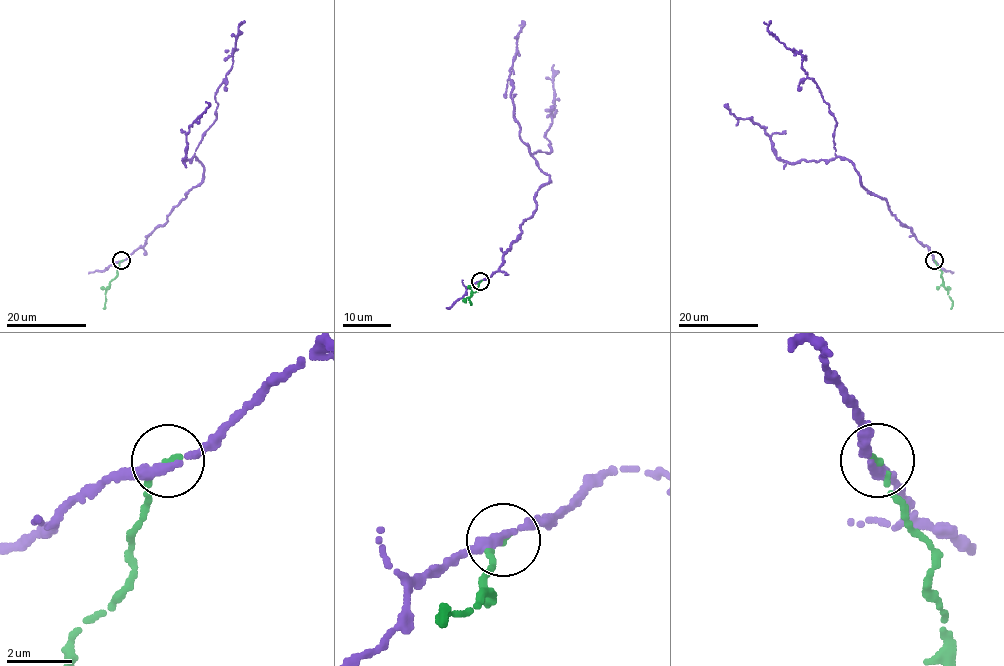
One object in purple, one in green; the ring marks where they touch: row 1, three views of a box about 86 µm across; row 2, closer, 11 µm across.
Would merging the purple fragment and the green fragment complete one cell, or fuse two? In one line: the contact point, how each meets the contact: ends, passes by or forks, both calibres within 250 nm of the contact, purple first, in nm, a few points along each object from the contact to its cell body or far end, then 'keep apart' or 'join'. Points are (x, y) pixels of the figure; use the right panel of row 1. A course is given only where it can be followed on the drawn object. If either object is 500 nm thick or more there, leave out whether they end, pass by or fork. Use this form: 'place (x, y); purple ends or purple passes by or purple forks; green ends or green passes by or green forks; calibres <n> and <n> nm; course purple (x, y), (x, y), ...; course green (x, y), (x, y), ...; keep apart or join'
place (934, 260); purple passes by; green ends; calibres 280 and 190 nm; course purple (934, 261), (835, 154), (828, 104), (769, 21); course green (935, 260), (953, 302), (950, 308); keep apart

